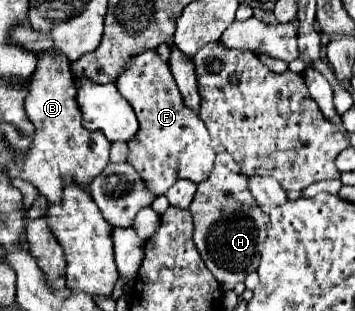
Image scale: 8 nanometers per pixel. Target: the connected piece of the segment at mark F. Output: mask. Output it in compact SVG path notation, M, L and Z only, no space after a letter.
M145 50L131 58L115 84L139 118L137 134L127 140L127 162L137 170L137 174L151 188L151 192L155 196L163 196L181 178L195 184L203 182L211 174L215 160L211 136L203 120L185 106L167 60L163 60L157 50Z

